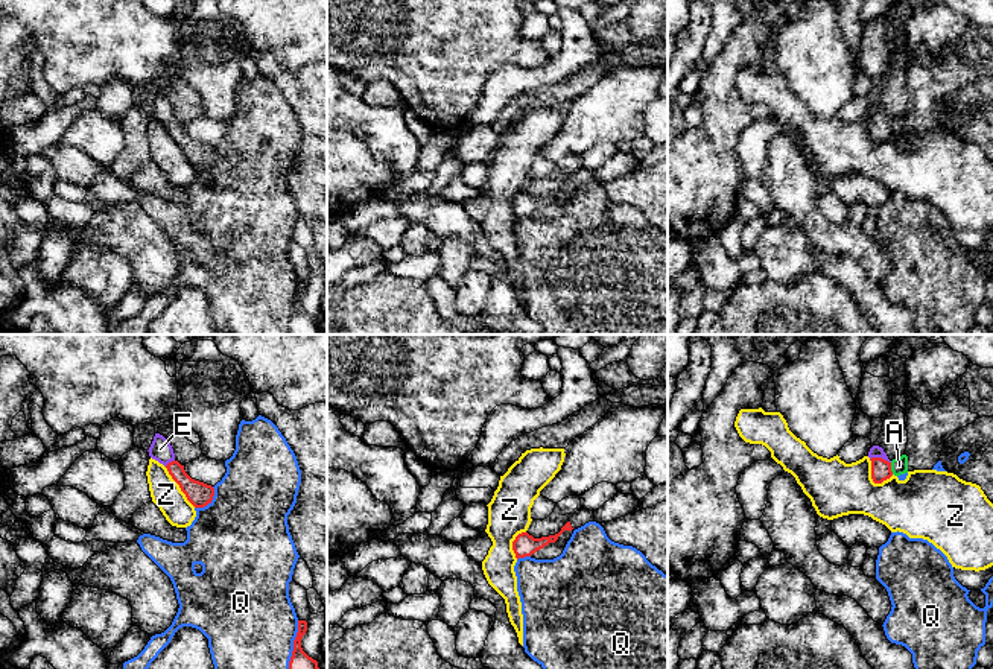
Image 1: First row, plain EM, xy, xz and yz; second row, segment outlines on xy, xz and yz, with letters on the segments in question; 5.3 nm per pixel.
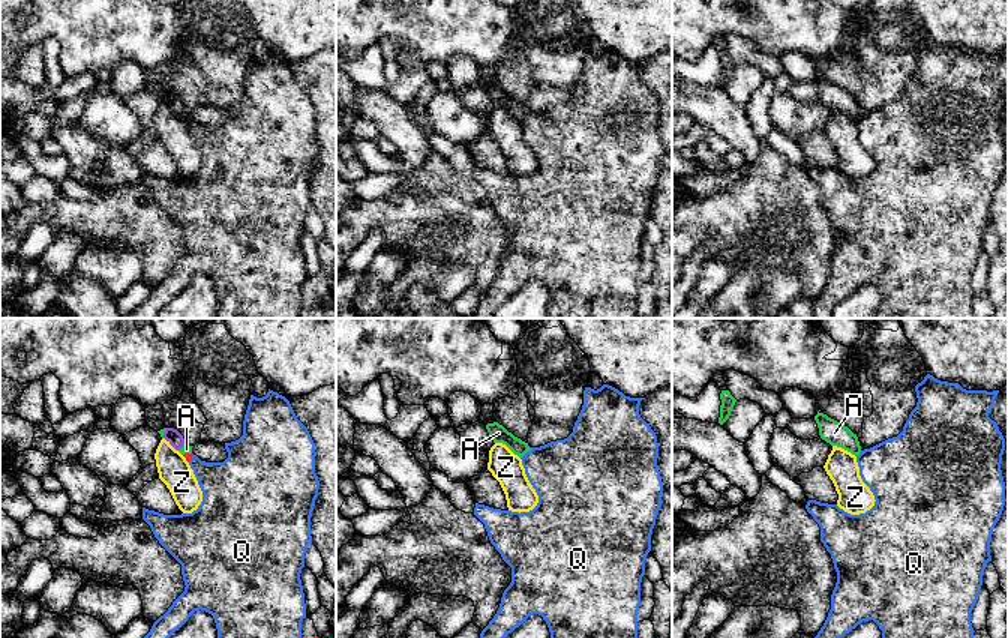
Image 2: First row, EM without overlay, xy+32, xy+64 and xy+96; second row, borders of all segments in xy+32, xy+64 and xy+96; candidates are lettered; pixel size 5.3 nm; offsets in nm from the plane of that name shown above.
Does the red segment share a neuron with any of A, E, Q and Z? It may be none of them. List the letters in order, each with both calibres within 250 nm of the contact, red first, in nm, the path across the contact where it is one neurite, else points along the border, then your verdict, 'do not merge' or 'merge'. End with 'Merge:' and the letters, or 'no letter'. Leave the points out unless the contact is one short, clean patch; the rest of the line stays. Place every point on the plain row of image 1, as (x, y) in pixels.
A: calibres 110 and 90 nm; border yz (890, 122), (893, 133); do not merge
E: calibres 110 and 60 nm; way yz (881, 129), (881, 117), (875, 111); merge
Q: calibres 160 and 460 nm; do not merge
Z: calibres 110 and 300 nm; border yz (869, 119), (875, 142), (882, 142), (893, 134); do not merge
Merge: E

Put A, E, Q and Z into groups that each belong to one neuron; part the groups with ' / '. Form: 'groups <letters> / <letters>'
groups A / E / Q / Z

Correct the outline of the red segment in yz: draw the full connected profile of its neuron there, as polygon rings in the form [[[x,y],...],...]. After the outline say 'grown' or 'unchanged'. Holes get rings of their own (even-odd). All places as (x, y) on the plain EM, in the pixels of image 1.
[[[873,105],[868,111],[871,120],[871,138],[874,143],[882,143],[893,135],[891,120],[882,106]]]; grown

